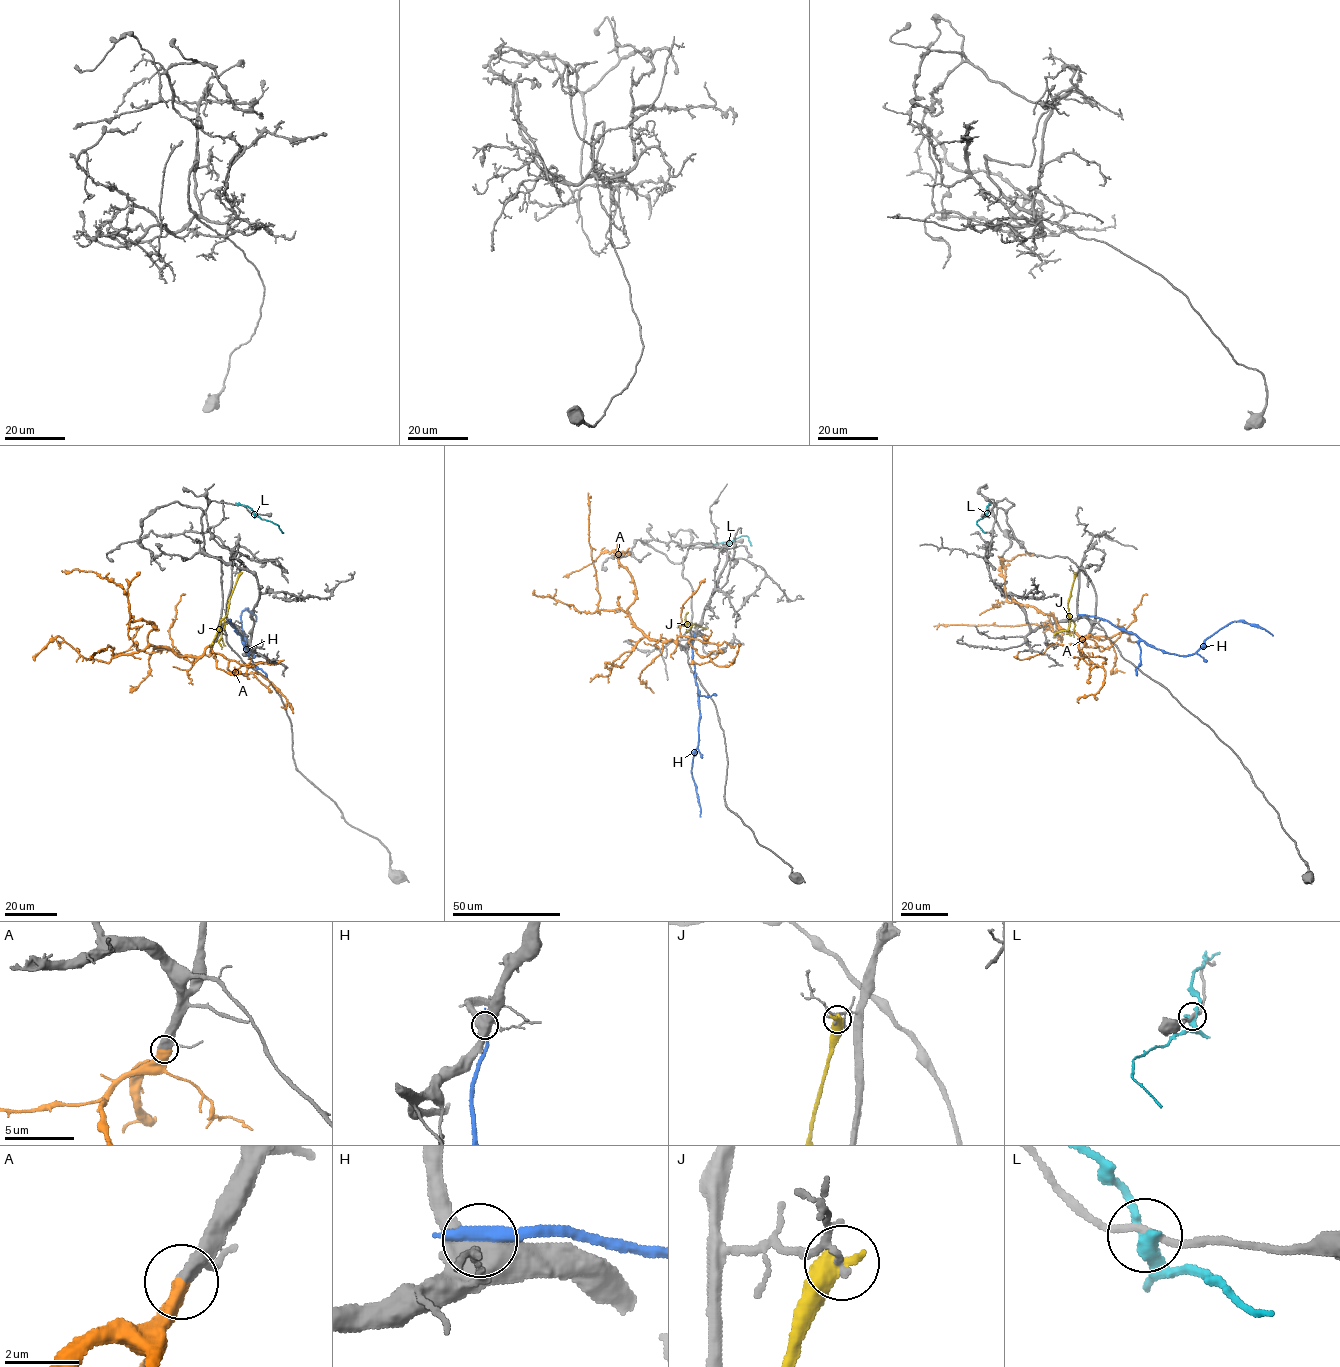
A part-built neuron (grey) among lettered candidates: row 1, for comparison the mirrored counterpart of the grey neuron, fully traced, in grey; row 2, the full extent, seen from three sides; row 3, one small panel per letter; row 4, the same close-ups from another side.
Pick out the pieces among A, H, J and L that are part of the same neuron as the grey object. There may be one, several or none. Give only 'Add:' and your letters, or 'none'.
Add: A

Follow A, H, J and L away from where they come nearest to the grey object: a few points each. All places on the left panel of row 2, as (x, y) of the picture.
A: (213, 642), (198, 656), (152, 645), (147, 636), (154, 623), (130, 620), (120, 586), (95, 572), (61, 570)
H: (230, 620), (241, 635), (248, 654), (241, 613), (246, 609), (251, 611), (256, 621)
J: (240, 573), (229, 600), (227, 615), (219, 626), (221, 649)
L: (254, 514), (276, 523), (283, 533)

